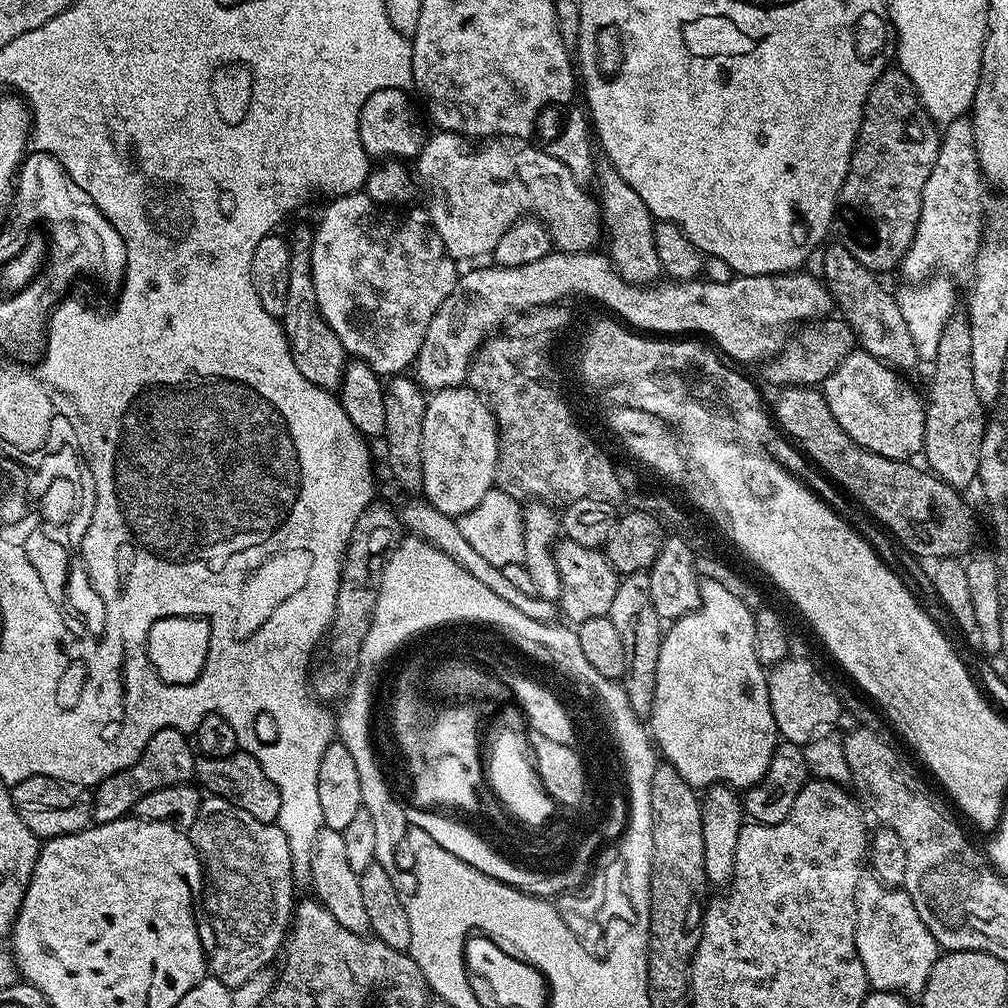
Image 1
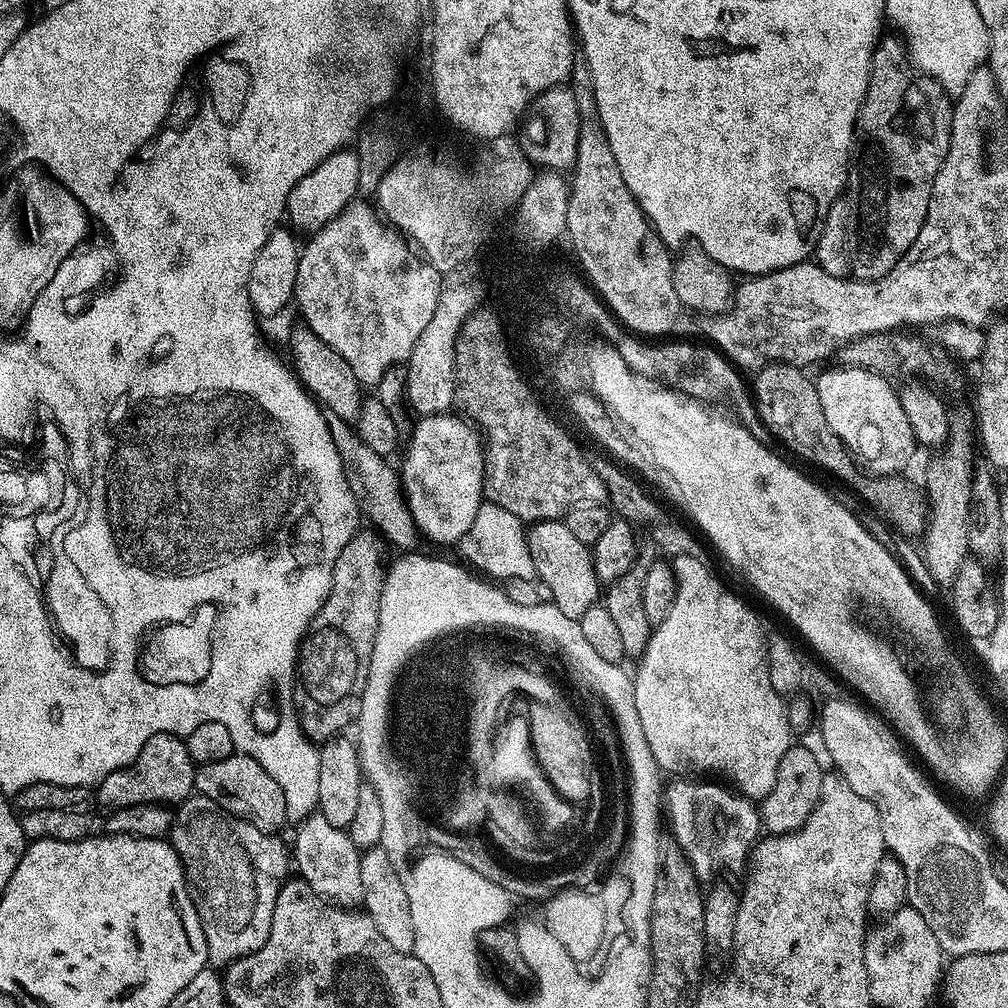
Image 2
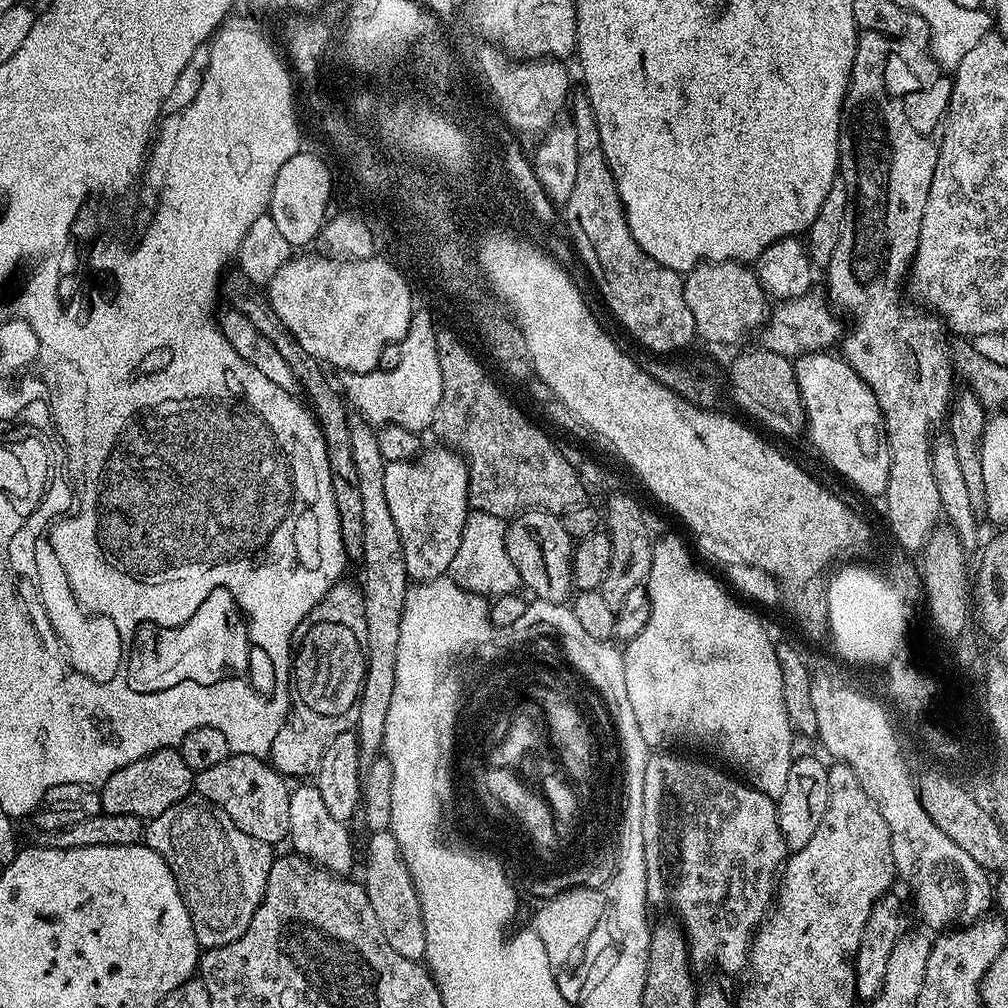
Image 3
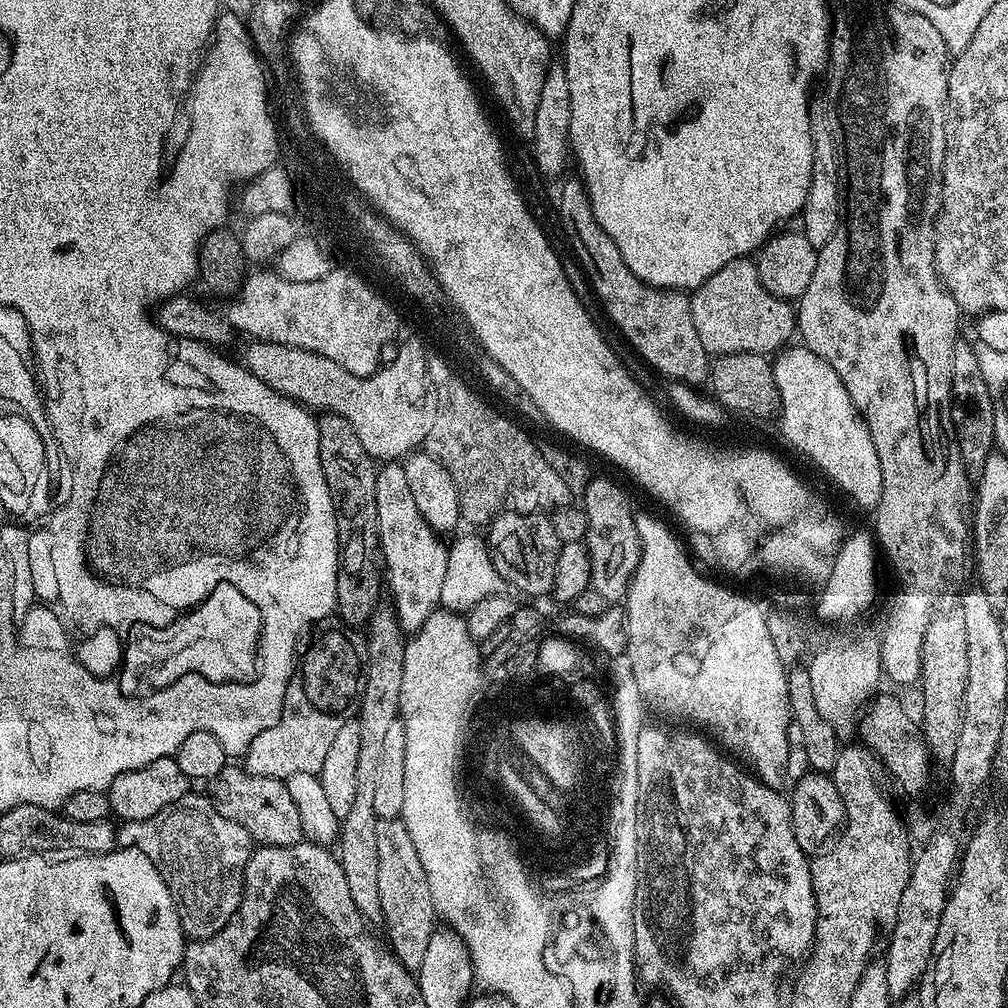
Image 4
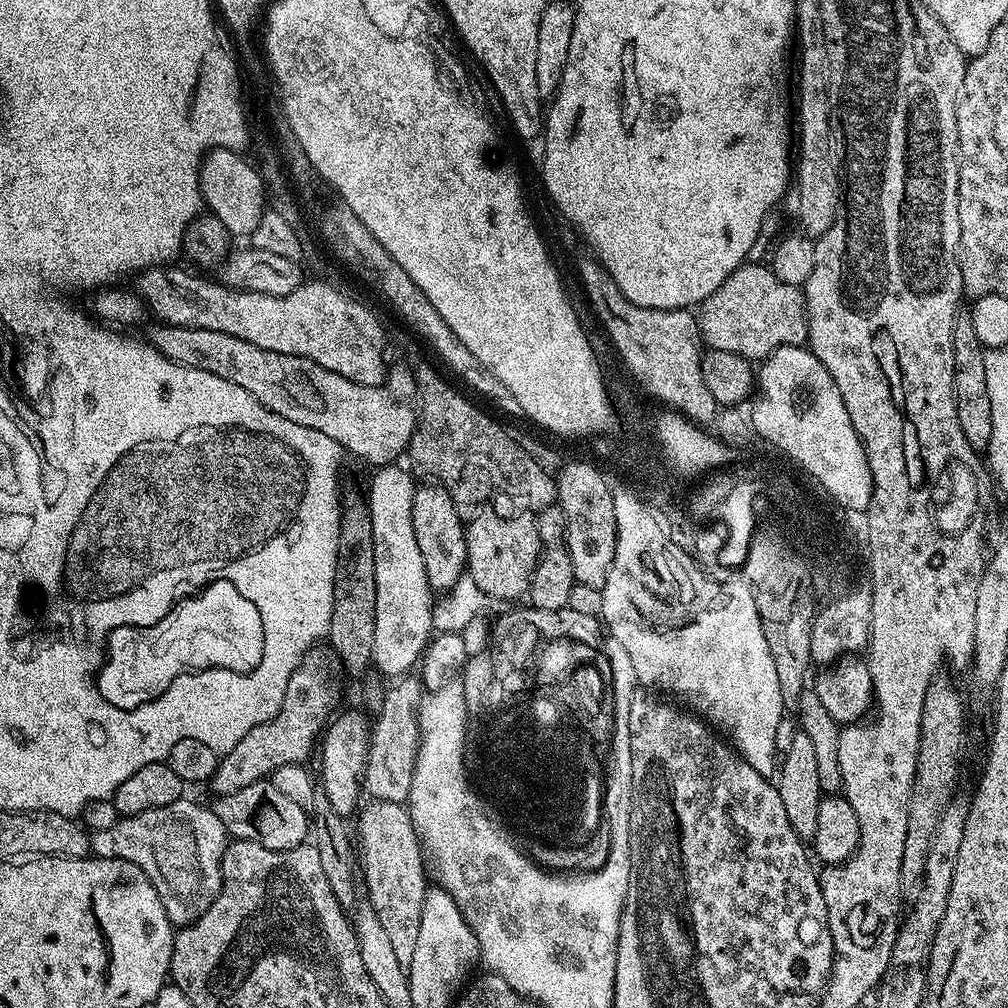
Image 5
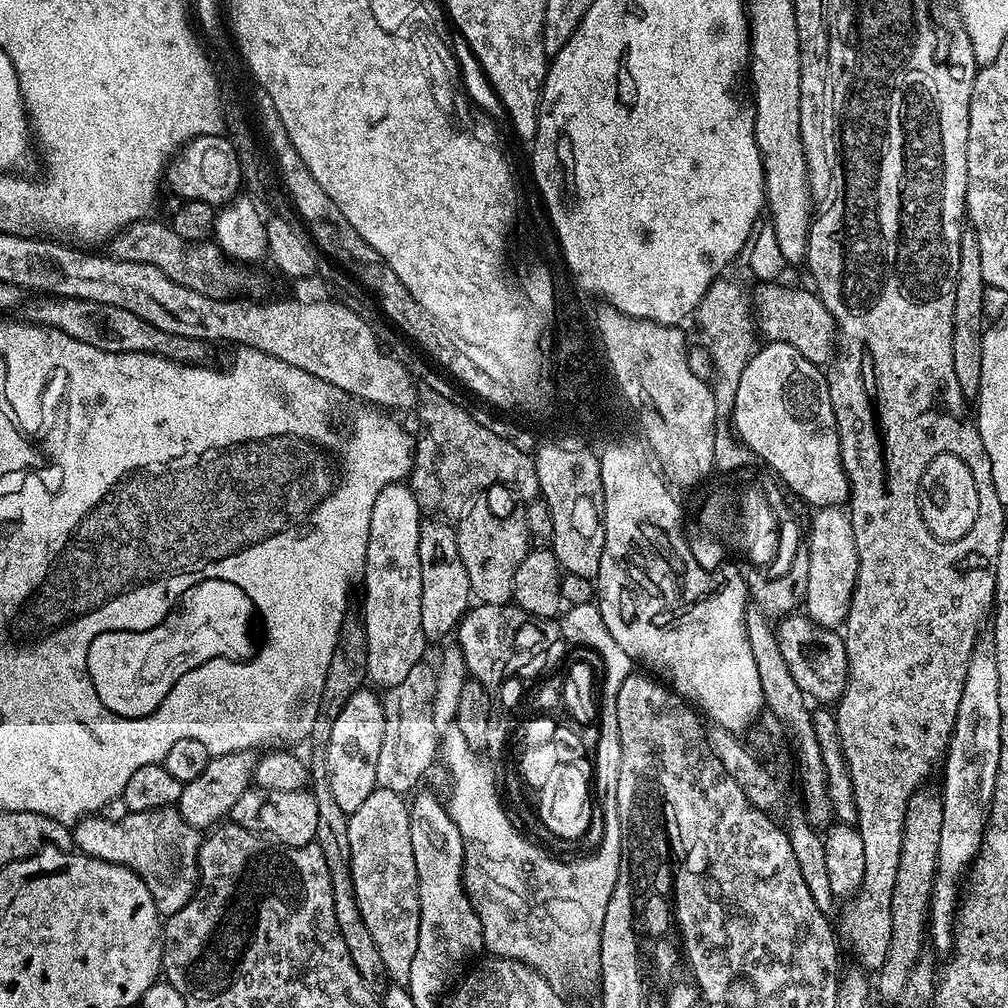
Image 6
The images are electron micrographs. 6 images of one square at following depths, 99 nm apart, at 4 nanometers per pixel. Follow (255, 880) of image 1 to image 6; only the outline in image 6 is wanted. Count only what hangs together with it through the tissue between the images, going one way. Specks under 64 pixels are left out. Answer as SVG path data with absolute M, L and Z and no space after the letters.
M175 807L129 812L122 822L106 822L106 818L99 814L85 814L72 828L75 851L126 866L138 874L138 878L146 882L146 890L150 890L150 898L154 898L154 906L164 918L182 910L196 892L200 879L198 854L201 839L201 829L187 824Z

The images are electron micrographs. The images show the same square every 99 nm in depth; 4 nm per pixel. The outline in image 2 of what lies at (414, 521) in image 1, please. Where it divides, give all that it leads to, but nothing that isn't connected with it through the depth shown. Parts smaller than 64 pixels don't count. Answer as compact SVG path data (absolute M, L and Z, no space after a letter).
M327 412L327 418L330 426L330 434L334 438L334 446L338 446L338 454L342 458L344 463L344 472L348 475L348 485L352 488L352 493L356 495L357 505L369 520L371 527L382 533L387 541L396 548L402 548L400 550L412 550L417 546L418 533L415 524L412 522L412 515L408 509L408 504L404 500L404 489L400 483L400 474L395 467L391 468L388 465L389 461L383 456L374 454L374 450L370 450L370 446L366 446L366 442L360 440L360 436L353 428L353 425L349 421L338 418L338 414L333 412Z

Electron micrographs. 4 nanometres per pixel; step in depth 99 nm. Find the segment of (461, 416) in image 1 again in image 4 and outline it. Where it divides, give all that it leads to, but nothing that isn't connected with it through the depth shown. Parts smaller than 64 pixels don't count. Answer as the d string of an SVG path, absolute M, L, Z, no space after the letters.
M384 462L379 465L374 498L378 502L379 555L382 557L383 571L388 571L386 592L392 595L390 607L396 614L401 633L413 634L419 631L427 616L435 612L440 604L448 548L424 521L422 514L418 514L418 506L414 506L414 498L410 498L410 490L404 481L403 463Z

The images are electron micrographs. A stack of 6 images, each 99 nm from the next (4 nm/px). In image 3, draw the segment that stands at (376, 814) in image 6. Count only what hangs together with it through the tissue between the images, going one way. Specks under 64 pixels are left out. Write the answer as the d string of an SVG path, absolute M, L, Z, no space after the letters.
M389 830L371 833L367 838L368 854L364 858L362 883L370 898L370 906L374 906L374 915L382 925L382 934L386 934L386 942L390 942L390 947L402 954L402 958L423 961L426 954L426 926L422 906L396 835Z

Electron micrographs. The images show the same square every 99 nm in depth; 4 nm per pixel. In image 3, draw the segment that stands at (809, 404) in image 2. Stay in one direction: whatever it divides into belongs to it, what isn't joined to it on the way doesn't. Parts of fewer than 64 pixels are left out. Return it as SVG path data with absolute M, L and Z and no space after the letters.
M756 346L753 352L744 352L732 364L728 372L728 388L732 391L732 400L748 416L761 420L772 432L780 436L796 436L805 431L806 417L804 415L804 403L798 390L796 381L796 366L789 357L782 354L774 354L763 346Z

